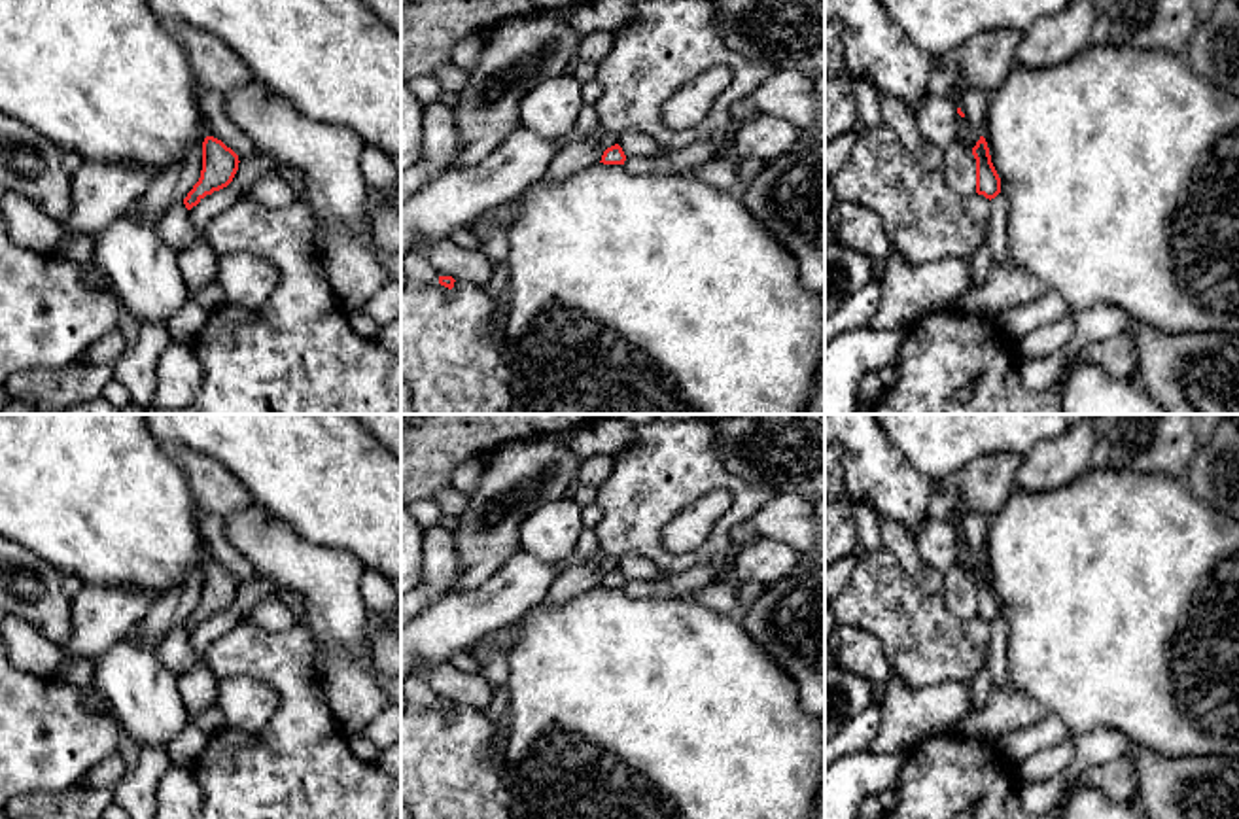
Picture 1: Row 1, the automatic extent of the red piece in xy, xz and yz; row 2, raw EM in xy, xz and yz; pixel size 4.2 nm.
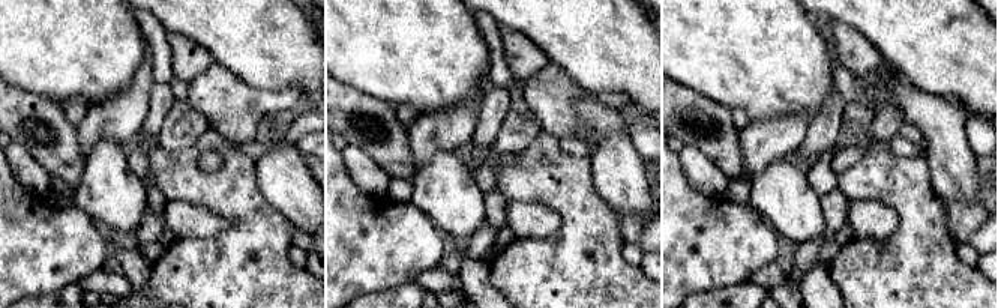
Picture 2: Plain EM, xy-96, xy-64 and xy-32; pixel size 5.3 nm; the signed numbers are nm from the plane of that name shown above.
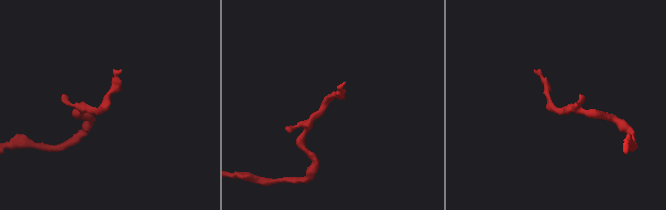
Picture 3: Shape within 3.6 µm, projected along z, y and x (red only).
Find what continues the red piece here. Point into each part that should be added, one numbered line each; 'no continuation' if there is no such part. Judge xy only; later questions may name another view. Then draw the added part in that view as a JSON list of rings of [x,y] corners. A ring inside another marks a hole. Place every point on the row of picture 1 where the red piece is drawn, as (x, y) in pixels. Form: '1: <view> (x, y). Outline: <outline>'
no continuation

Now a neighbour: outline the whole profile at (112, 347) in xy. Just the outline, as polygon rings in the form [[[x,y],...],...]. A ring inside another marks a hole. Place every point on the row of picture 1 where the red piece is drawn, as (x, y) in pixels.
[[[115,329],[98,342],[91,344],[83,354],[83,361],[113,365],[127,352],[127,346],[129,342],[125,335]]]

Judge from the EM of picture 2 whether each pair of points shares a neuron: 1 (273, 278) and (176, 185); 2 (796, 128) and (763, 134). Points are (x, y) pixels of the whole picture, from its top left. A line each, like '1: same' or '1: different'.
1: same
2: same

